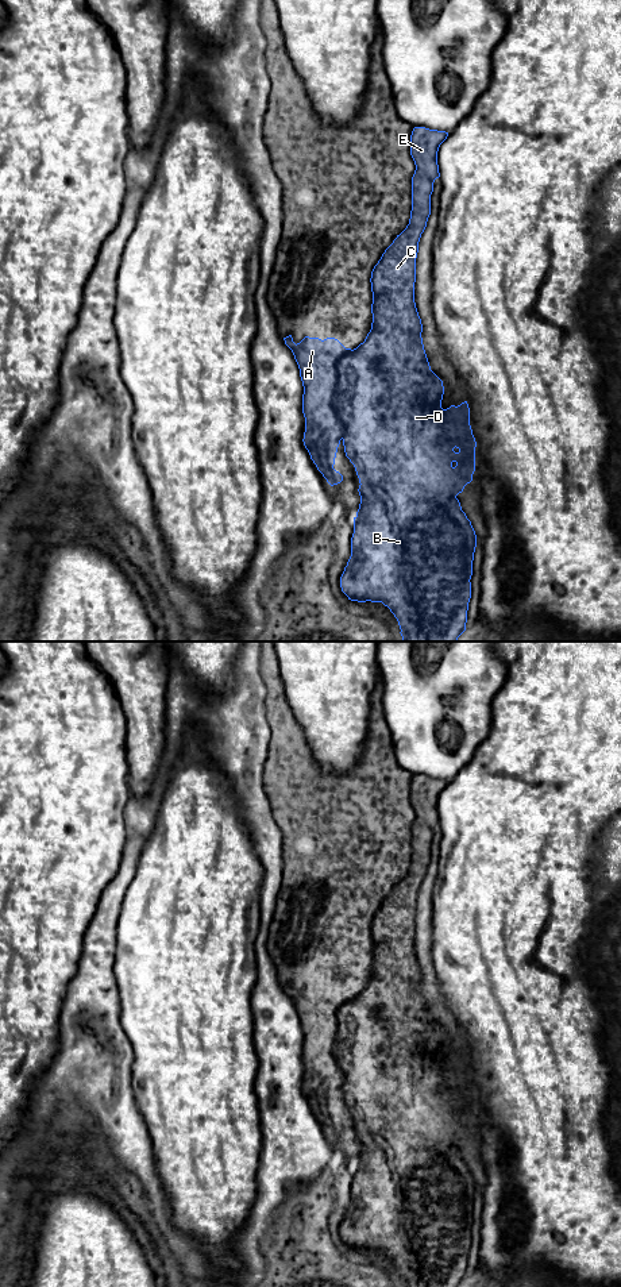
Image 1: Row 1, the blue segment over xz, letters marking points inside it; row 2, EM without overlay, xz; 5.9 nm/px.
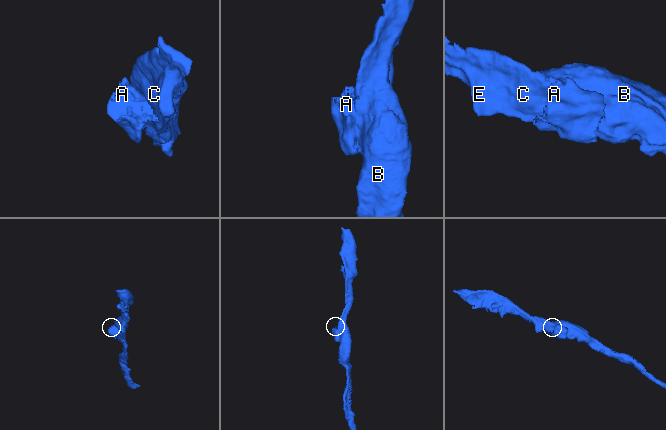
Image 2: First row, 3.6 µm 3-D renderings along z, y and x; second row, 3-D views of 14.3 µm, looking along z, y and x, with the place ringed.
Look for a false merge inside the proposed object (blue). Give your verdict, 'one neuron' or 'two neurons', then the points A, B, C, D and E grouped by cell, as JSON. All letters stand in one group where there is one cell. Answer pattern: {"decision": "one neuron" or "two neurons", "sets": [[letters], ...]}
{"decision": "two neurons", "sets": [["A"], ["B", "C", "D", "E"]]}

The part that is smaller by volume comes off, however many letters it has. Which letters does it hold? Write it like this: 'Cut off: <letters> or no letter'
Cut off: A

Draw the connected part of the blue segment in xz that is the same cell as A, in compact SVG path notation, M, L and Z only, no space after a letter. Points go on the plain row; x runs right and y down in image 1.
M292 983L284 986L300 1017L304 1034L302 1061L305 1066L304 1094L317 1118L333 1134L343 1124L333 1117L343 1076L333 1055L338 1034L338 1012L352 998L338 987L305 984L294 991Z

